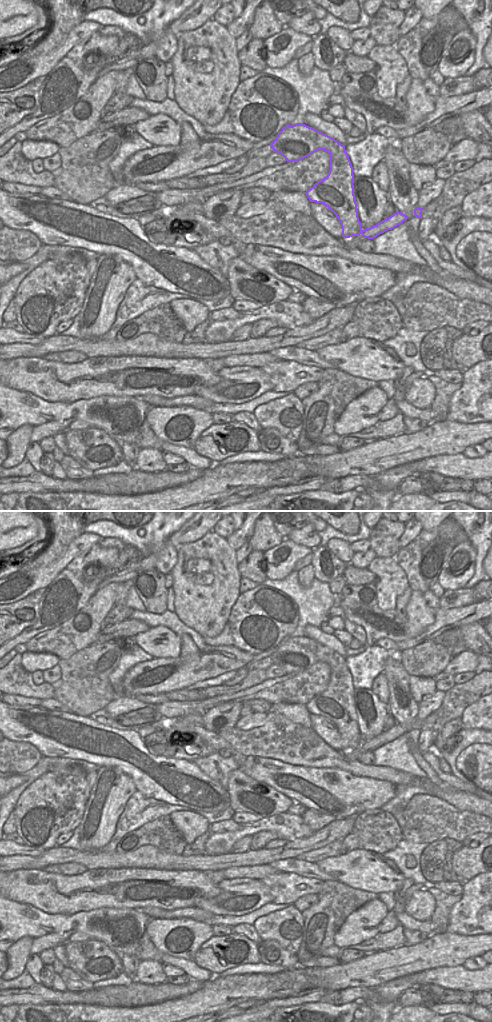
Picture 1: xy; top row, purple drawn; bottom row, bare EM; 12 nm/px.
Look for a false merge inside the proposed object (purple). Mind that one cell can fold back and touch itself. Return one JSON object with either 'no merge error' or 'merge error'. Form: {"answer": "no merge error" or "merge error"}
{"answer": "merge error"}

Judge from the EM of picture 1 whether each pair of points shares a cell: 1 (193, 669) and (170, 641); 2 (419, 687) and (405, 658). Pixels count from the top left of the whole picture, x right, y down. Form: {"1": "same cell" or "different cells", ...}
{"1": "different cells", "2": "different cells"}

